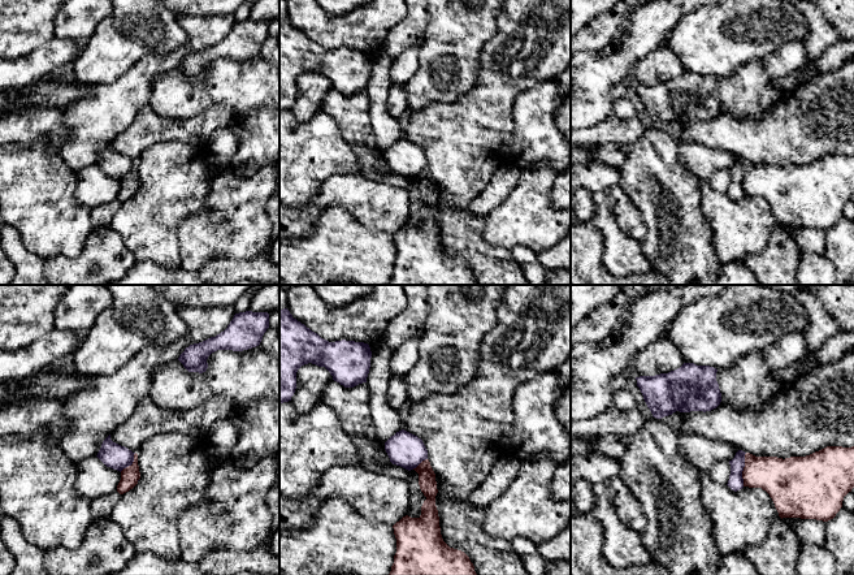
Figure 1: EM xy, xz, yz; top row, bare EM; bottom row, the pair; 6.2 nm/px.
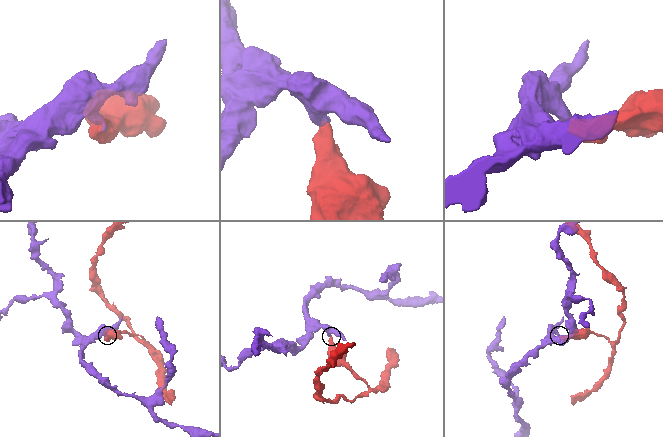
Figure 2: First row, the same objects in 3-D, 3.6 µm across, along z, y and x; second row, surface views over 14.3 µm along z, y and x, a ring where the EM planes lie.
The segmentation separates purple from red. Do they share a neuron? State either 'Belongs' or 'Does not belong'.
Does not belong

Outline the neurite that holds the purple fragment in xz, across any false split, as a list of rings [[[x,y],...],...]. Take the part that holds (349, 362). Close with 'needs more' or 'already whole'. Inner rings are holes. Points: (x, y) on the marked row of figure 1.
[[[287,308],[279,310],[279,405],[291,401],[296,389],[296,372],[308,363],[325,367],[333,380],[344,388],[367,382],[372,351],[368,343],[355,341],[329,342],[292,317]]]; already whole

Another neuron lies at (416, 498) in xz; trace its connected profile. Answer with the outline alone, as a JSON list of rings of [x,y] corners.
[[[411,470],[406,479],[411,490],[407,515],[411,518],[420,518],[421,506],[426,497],[424,496],[419,485],[419,474],[415,470]]]

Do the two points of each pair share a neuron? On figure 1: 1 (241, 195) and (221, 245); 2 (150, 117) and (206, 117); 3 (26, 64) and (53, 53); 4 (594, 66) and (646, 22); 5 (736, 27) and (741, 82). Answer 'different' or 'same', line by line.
1: same
2: same
3: same
4: same
5: different

